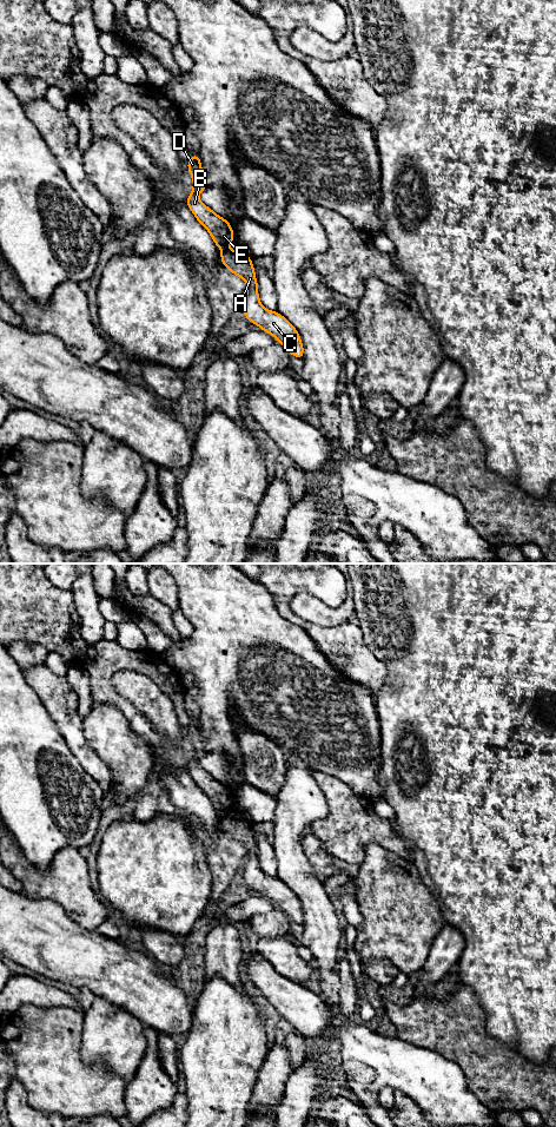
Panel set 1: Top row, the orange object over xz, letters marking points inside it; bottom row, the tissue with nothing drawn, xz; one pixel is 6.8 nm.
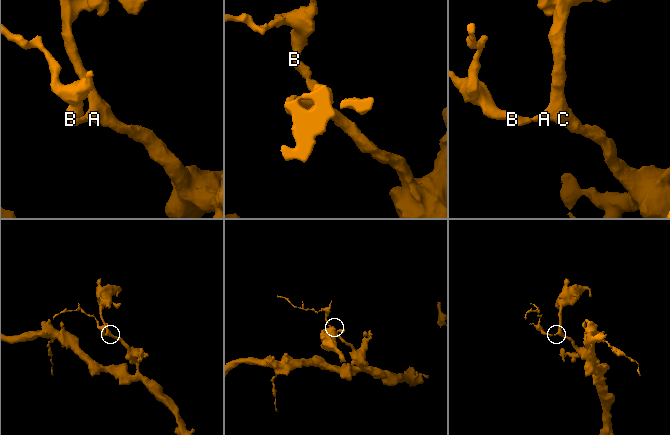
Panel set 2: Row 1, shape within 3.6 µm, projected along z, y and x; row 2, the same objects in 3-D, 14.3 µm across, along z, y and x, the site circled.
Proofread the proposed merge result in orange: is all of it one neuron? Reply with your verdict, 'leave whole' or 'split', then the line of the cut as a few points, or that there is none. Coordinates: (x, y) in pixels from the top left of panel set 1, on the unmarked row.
split | xz (226, 814), (223, 816)

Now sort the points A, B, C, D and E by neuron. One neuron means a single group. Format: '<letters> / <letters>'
A C / B D E

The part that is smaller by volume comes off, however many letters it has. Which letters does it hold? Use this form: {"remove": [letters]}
{"remove": ["B", "D", "E"]}

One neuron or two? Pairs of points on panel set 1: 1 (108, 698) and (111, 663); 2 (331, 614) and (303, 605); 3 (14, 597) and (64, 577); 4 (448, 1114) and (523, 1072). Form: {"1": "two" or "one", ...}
{"1": "one", "2": "one", "3": "two", "4": "two"}

